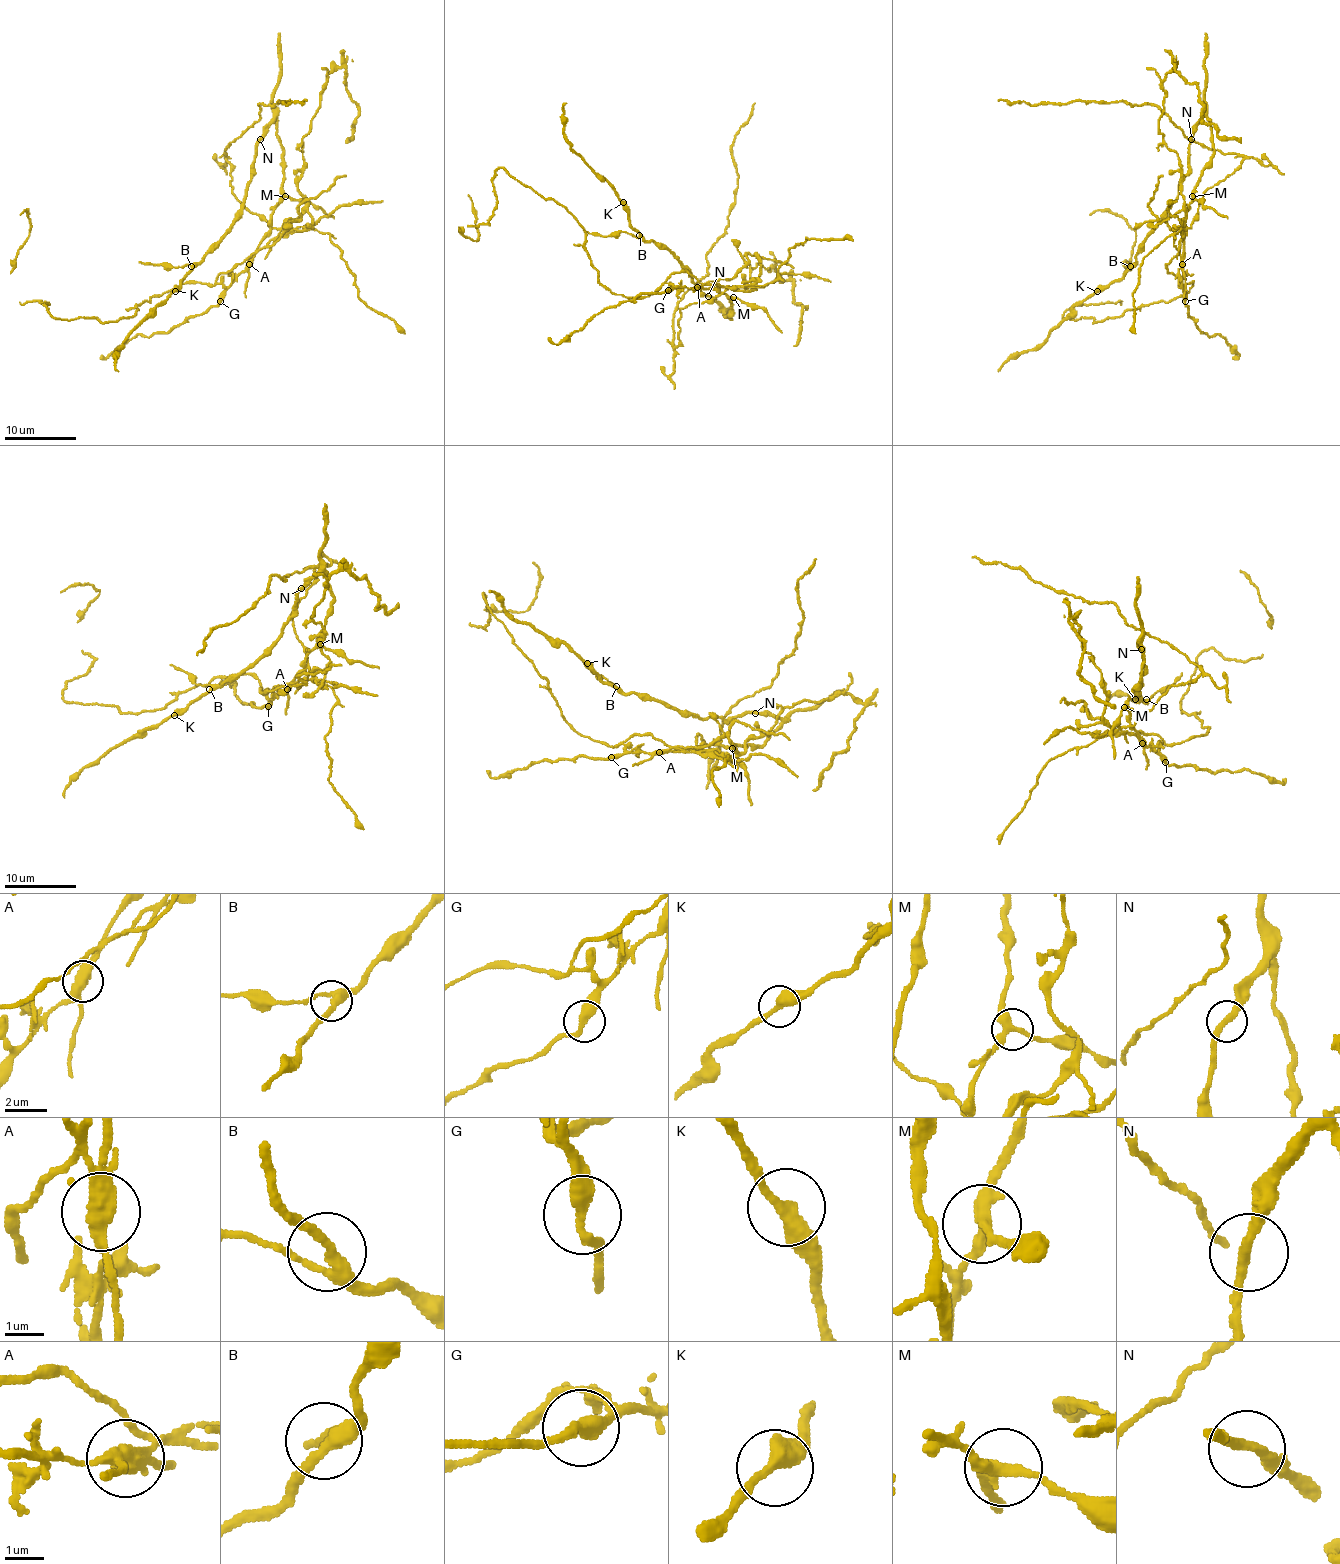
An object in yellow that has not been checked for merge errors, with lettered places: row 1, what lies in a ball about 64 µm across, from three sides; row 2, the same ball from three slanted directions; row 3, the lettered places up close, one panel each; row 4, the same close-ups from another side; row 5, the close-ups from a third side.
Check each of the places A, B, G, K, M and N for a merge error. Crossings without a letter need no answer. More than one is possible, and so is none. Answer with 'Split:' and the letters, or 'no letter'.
Split: A

